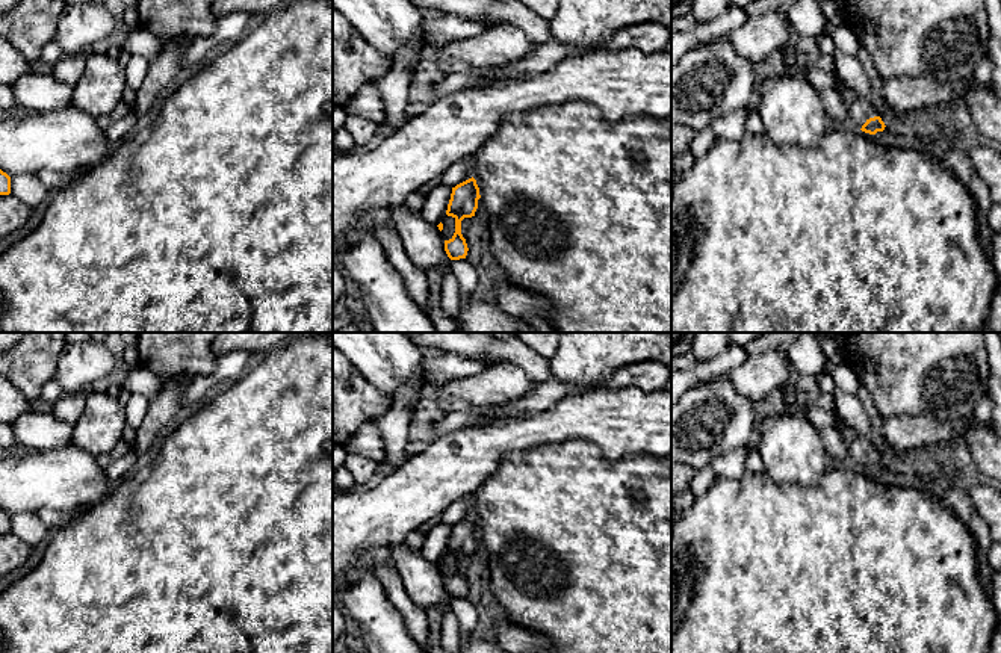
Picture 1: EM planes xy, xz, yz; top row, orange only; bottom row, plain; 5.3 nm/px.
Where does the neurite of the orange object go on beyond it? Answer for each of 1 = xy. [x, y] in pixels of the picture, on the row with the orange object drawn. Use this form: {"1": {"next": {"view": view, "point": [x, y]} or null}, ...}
{"1": {"next": null}}

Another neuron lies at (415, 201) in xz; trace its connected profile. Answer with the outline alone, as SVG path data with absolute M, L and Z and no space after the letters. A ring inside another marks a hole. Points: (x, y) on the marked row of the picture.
M420 190L411 192L405 200L405 207L410 210L410 213L420 213L425 204L425 195Z

